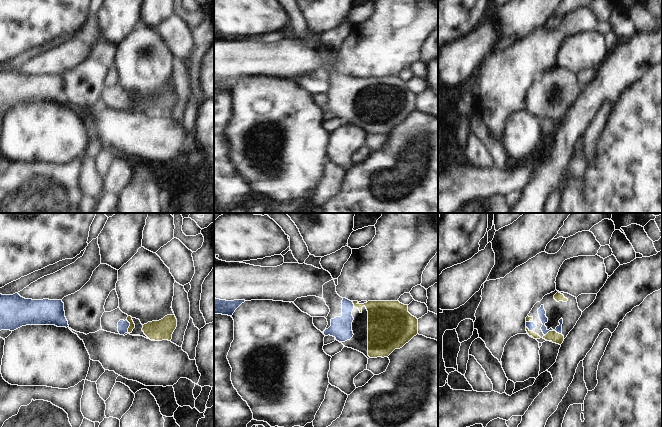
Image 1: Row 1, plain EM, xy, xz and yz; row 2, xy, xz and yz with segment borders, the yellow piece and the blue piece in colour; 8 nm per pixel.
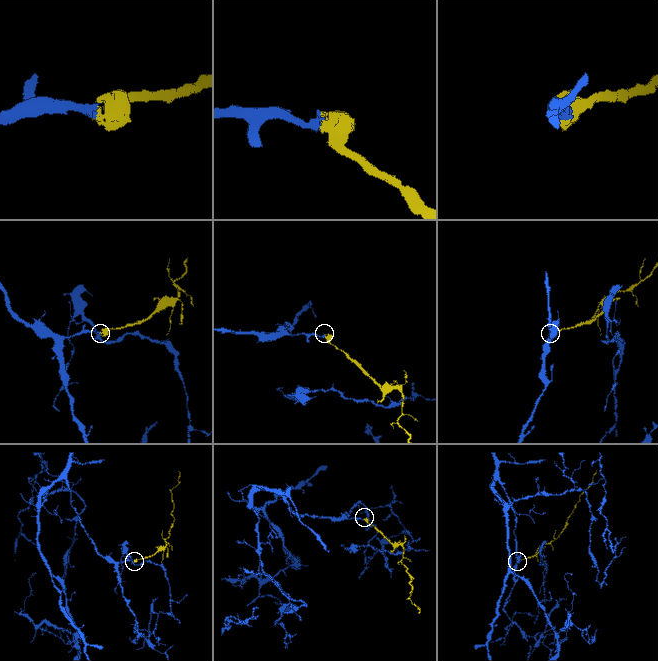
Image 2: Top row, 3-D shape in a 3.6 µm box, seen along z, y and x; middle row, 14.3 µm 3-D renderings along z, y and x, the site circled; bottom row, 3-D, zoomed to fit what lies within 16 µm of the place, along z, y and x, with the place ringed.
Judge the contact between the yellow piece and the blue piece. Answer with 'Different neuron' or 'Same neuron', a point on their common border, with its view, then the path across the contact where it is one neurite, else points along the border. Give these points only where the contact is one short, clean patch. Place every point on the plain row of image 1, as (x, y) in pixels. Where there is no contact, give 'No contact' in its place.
Same neuron. Touches yellow at yz (553, 107). Path across: yz (553, 112), (553, 107), (543, 103), (541, 87)

